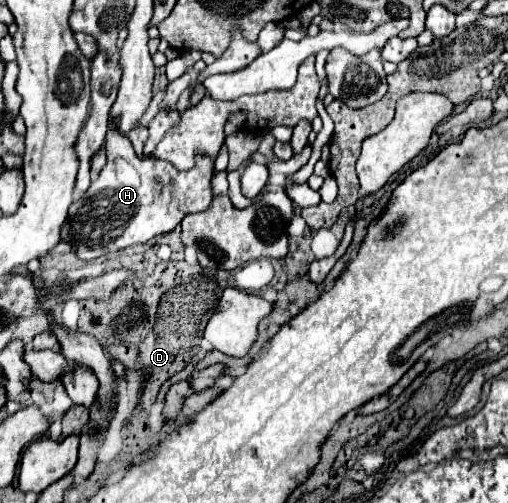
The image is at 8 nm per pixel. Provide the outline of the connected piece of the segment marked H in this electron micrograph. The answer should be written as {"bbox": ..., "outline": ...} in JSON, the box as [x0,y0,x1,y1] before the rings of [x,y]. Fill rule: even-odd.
{"bbox":[60,115,214,261],"outline":[[[112,115],[108,119],[106,147],[106,167],[100,171],[98,179],[92,181],[90,189],[72,203],[68,219],[60,231],[62,241],[74,247],[78,259],[92,261],[128,245],[148,243],[156,235],[172,231],[186,215],[204,211],[210,205],[210,179],[214,165],[210,157],[200,155],[196,165],[188,171],[178,171],[172,163],[158,159],[138,159],[132,143],[114,127]],[[154,177],[160,179],[160,187],[154,185]]]}

